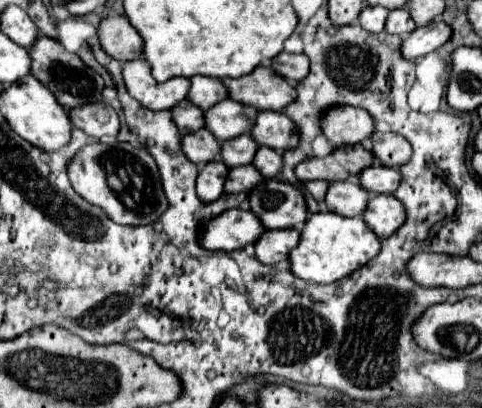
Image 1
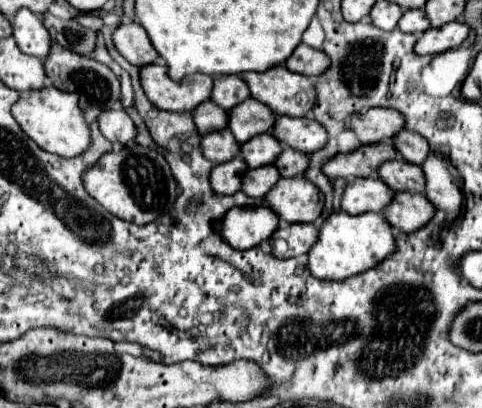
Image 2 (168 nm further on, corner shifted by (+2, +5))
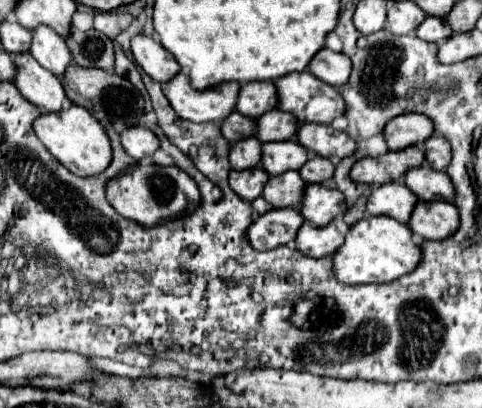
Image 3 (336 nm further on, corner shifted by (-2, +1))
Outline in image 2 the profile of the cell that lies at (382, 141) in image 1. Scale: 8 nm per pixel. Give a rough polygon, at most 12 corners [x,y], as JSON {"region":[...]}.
{"region":[[400,130],[392,146],[404,160],[422,164],[428,142],[420,134]]}

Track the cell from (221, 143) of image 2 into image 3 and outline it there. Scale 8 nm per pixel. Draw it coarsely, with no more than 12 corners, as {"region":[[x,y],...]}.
{"region":[[256,138],[234,142],[230,148],[232,170],[258,166]]}

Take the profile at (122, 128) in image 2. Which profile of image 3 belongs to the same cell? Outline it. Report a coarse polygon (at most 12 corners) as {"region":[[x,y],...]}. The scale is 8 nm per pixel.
{"region":[[144,126],[120,134],[124,150],[136,158],[152,158],[158,136]]}

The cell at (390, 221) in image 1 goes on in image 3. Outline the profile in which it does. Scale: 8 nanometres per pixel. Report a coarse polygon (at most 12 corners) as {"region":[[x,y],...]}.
{"region":[[418,202],[408,226],[424,240],[460,228],[452,202]]}

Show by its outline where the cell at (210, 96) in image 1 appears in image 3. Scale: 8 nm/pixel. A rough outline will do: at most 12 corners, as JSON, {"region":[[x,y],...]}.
{"region":[[274,82],[242,84],[236,110],[260,118],[278,108]]}

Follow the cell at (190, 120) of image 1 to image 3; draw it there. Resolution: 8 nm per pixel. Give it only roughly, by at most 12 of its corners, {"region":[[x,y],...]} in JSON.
{"region":[[230,114],[222,122],[222,134],[230,142],[252,138],[256,120]]}

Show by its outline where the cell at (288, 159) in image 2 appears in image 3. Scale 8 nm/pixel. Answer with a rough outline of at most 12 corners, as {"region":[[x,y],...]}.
{"region":[[312,156],[300,176],[306,182],[328,182],[336,166]]}

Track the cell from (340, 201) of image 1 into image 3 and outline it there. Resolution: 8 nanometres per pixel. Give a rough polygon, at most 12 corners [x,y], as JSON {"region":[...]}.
{"region":[[402,182],[370,194],[366,214],[406,224],[418,198]]}

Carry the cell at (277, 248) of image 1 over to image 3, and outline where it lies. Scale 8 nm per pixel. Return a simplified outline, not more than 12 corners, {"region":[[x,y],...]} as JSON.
{"region":[[334,224],[298,232],[298,248],[312,258],[330,256],[344,236]]}

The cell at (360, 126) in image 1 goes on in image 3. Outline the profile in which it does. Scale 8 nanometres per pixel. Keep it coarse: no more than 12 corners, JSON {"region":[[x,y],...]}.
{"region":[[400,114],[386,124],[390,150],[426,142],[434,124],[424,114]]}

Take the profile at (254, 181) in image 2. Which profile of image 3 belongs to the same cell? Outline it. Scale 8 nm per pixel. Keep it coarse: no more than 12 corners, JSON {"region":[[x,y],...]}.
{"region":[[296,170],[270,176],[262,196],[274,208],[300,208],[306,182]]}

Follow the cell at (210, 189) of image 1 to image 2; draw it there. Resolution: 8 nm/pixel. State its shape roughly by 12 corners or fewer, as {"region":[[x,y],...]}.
{"region":[[240,156],[222,162],[210,172],[216,194],[240,190],[246,164]]}

